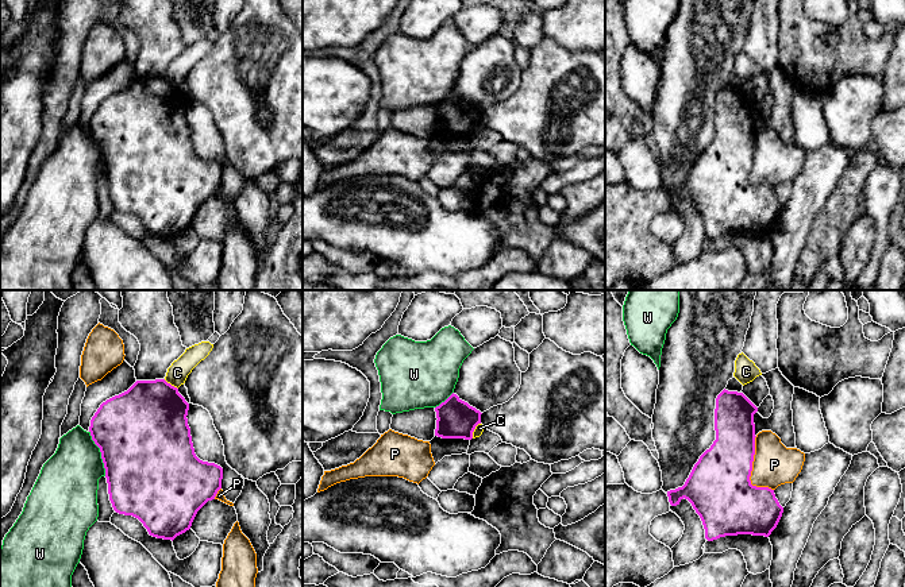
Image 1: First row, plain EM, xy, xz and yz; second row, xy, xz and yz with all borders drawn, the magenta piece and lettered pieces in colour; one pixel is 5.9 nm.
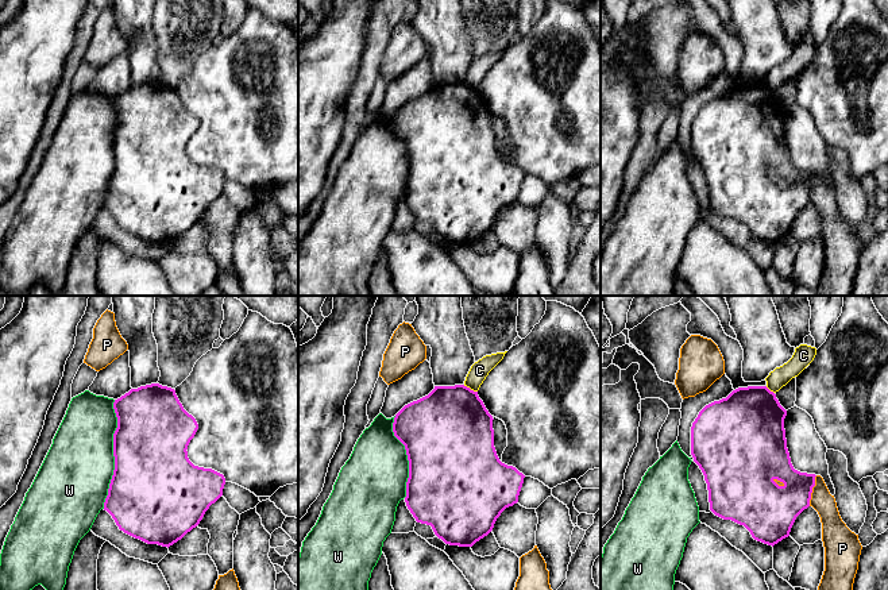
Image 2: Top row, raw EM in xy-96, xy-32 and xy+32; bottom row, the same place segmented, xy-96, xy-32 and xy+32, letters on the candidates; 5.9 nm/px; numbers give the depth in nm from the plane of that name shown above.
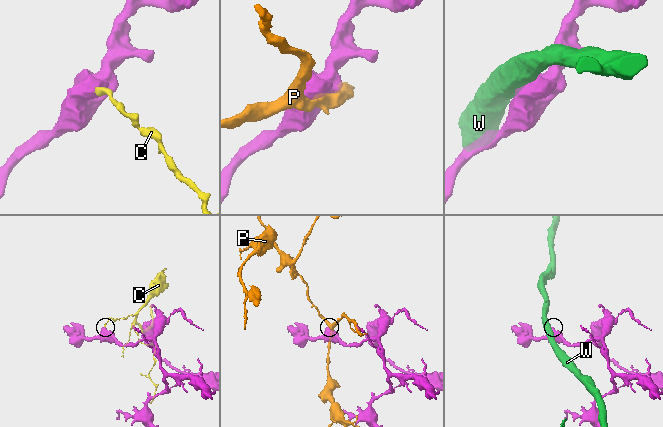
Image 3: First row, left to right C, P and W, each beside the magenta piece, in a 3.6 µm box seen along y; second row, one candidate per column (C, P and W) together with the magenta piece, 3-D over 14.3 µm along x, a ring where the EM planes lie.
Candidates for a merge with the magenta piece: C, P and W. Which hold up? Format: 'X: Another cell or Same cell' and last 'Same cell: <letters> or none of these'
C: Another cell
P: Another cell
W: Another cell
Same cell: none of these

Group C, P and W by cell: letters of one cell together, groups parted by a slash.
C / P / W

